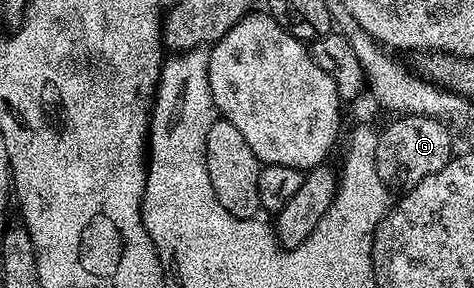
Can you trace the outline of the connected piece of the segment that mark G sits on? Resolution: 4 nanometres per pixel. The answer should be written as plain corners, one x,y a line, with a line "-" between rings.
416,113
399,115
387,126
382,126
377,139
377,173
388,187
388,190
406,191
417,187
425,175
441,171
445,163
453,156
451,150
451,133
446,124
438,117
422,117

